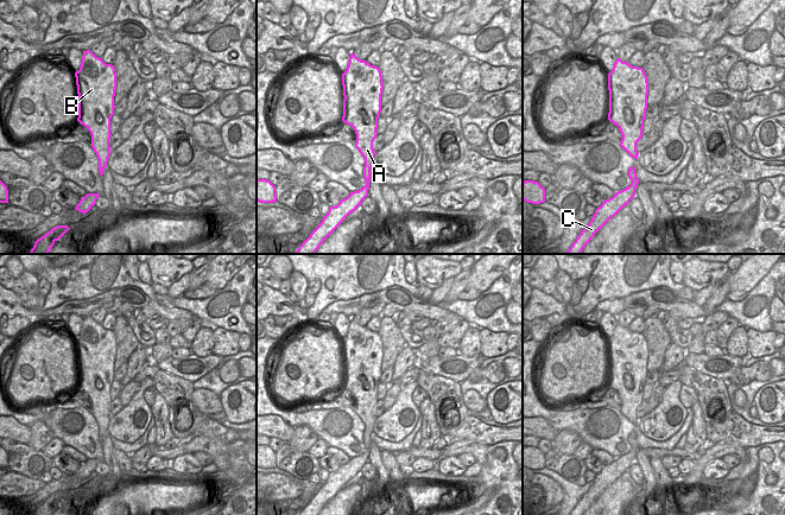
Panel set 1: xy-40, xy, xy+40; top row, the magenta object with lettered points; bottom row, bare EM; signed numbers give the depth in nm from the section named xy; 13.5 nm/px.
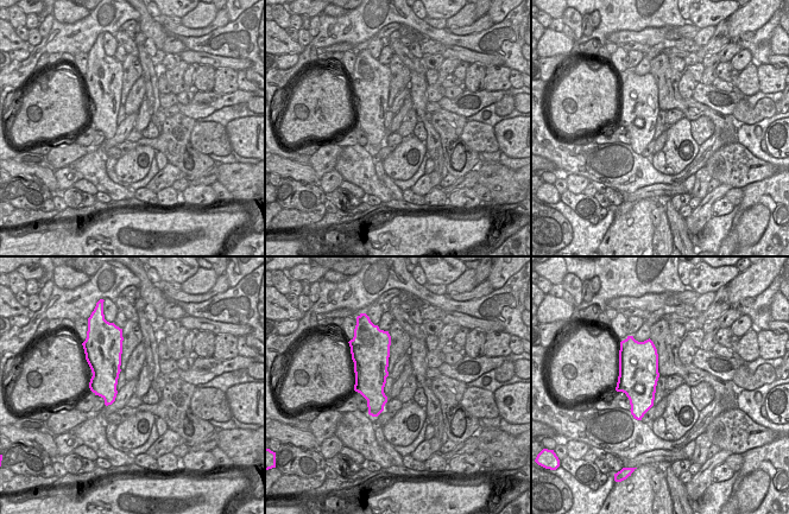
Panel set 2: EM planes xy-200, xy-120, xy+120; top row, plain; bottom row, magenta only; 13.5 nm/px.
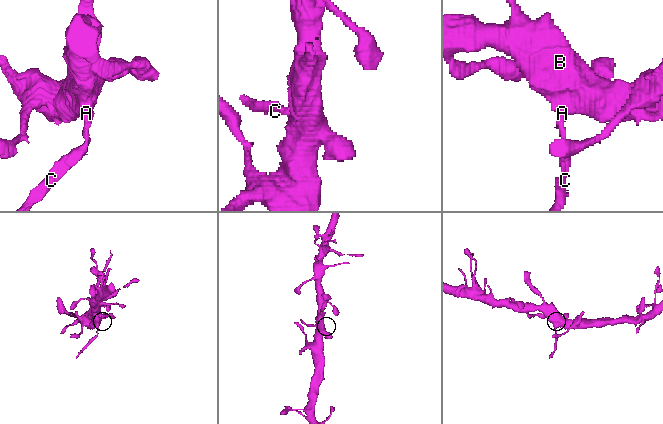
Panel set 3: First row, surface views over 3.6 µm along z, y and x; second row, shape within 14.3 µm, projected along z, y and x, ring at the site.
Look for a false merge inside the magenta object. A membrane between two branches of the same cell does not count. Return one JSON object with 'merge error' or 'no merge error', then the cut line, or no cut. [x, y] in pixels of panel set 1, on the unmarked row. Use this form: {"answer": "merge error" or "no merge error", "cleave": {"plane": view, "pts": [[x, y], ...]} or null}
{"answer": "merge error", "cleave": {"plane": "xy+40", "pts": [[632, 446], [637, 451]]}}

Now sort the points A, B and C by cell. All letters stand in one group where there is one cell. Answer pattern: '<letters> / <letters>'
A B / C

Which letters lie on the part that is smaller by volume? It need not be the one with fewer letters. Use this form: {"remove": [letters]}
{"remove": ["C"]}

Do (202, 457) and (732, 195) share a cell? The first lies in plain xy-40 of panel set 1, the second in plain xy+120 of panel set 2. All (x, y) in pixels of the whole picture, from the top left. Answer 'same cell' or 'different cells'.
same cell

